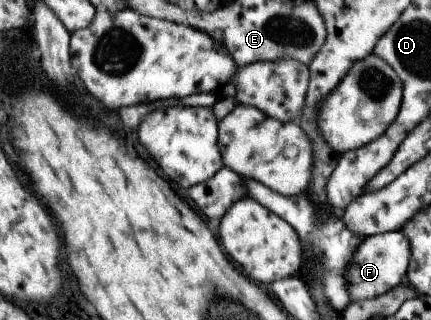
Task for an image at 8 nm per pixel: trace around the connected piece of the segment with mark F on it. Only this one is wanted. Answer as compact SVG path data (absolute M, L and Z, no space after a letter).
M400 230L363 238L362 242L356 246L344 272L346 292L350 300L358 302L358 300L378 298L387 290L398 286L401 284L402 276L406 274L408 262L410 262L410 244L406 235Z

